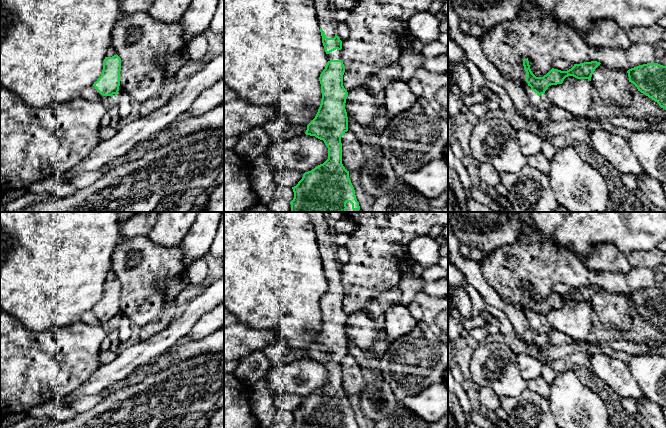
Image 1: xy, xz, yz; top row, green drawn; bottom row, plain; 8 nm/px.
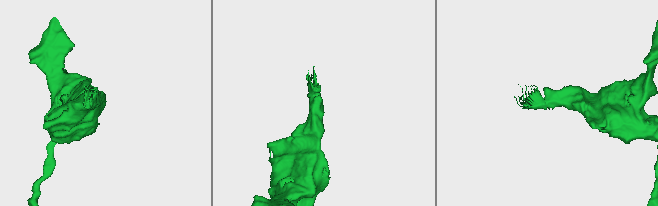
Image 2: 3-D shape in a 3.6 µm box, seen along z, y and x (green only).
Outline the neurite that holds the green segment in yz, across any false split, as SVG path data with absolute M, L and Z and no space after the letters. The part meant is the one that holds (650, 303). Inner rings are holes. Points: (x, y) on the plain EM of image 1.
M647 287L631 292L627 295L629 306L633 307L638 315L656 325L666 334L666 290L658 287Z

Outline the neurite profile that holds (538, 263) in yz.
M531 238L518 240L511 245L499 247L484 255L480 264L485 281L500 295L502 300L519 309L528 310L523 284L529 285L536 301L543 301L552 293L552 285L563 283L573 288L597 285L611 293L628 295L647 287L666 290L666 264L654 268L631 268L627 273L597 272L587 268L575 253L552 245L549 241Z

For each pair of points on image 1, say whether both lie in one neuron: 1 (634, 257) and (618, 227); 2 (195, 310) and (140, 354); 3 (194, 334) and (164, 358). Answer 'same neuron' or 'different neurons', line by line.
1: different neurons
2: same neuron
3: different neurons

